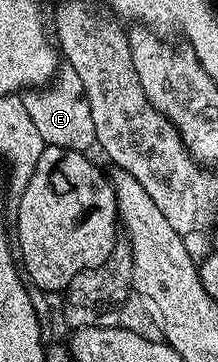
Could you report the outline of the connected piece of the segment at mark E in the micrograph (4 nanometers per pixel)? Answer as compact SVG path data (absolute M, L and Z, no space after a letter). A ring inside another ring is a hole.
M67 62L61 64L52 83L39 89L30 89L23 94L26 110L42 136L45 146L70 148L87 152L89 146L96 143L94 119L91 116L89 102L85 97L85 86L79 80L74 67Z

